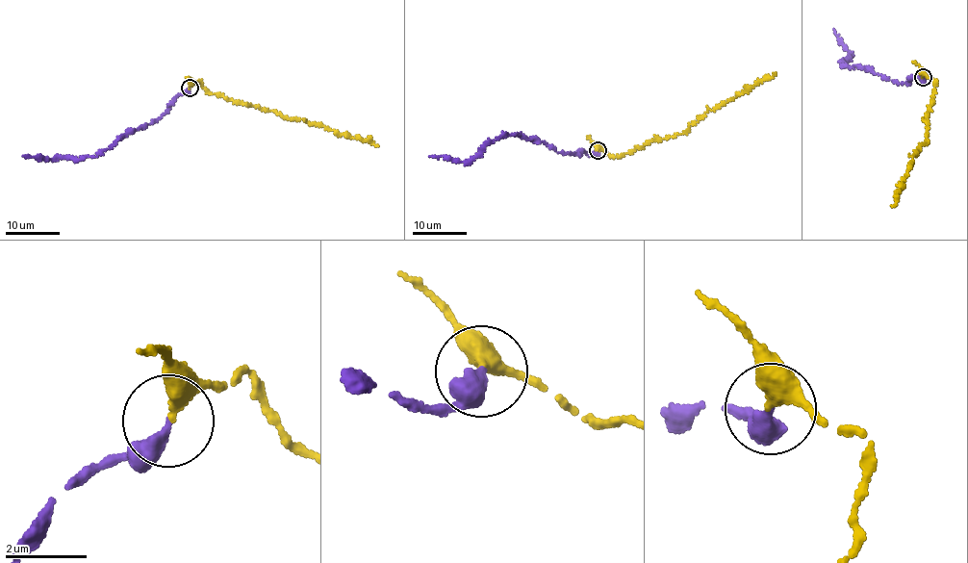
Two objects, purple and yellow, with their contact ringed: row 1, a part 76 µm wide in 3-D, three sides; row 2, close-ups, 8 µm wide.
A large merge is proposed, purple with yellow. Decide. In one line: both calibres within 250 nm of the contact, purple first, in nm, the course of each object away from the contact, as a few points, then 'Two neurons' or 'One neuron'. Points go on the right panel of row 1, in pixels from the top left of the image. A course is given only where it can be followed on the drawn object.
Thickness 360 nm (purple) against 320 nm. Course of purple: (923, 77), (912, 77), (908, 82), (897, 84), (873, 69), (843, 66), (841, 61), (850, 53), (833, 30). Course of yellow: (922, 77), (935, 83), (934, 101), (927, 119), (927, 139), (913, 158), (904, 185), (892, 208). One neuron

